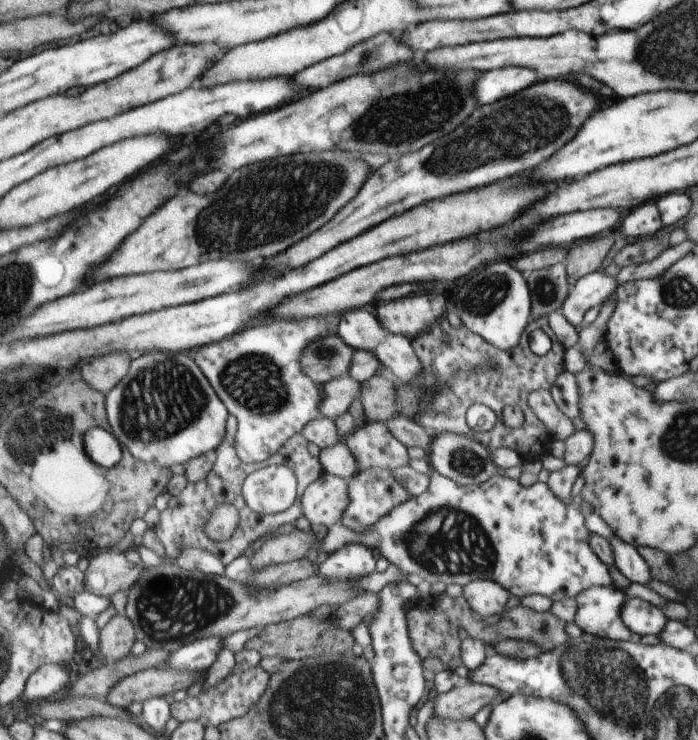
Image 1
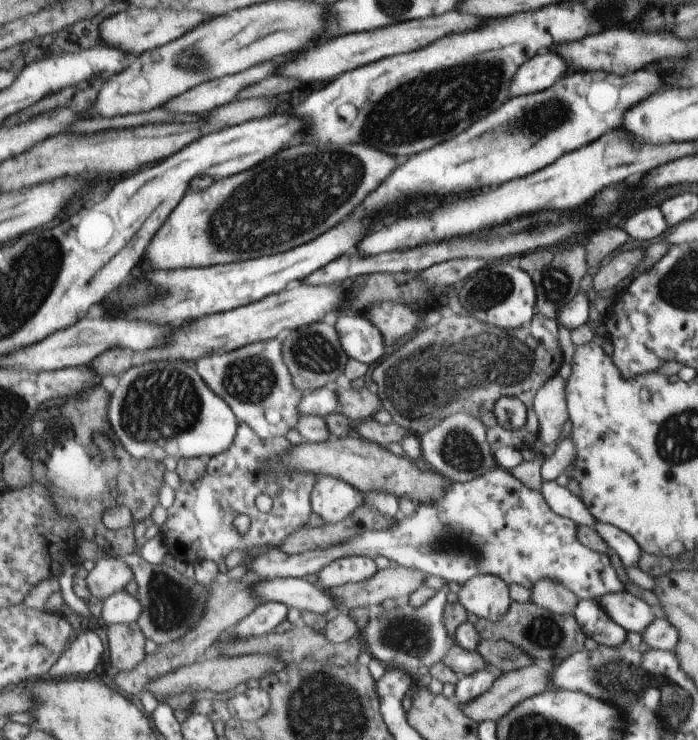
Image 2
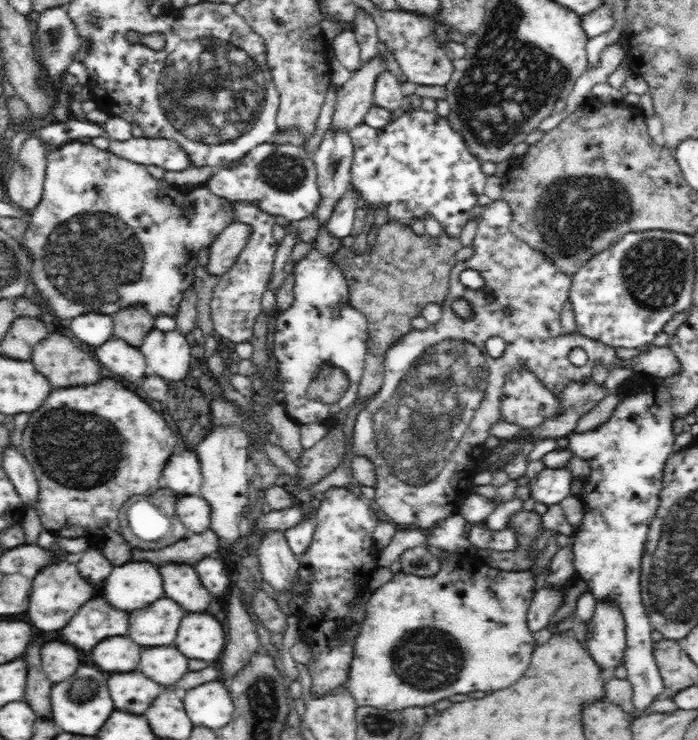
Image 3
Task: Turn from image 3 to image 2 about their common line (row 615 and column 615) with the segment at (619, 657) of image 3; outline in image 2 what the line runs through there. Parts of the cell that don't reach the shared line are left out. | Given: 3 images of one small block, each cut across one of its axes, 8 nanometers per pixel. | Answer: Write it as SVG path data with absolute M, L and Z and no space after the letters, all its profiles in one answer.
M627 591L605 595L598 601L600 601L610 618L628 633L644 633L644 630L659 617L657 612L656 614L652 612L654 609L648 606L646 602Z

